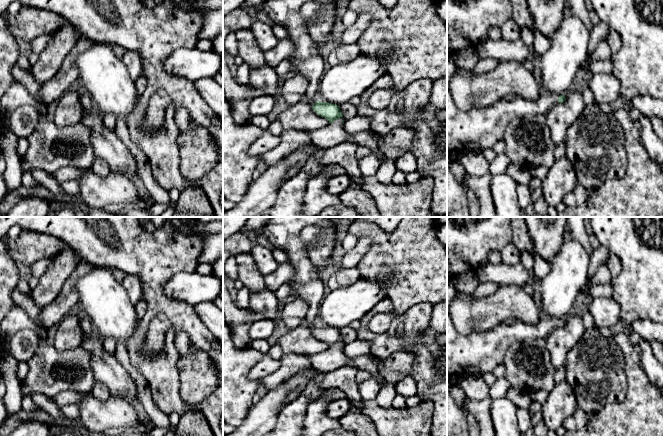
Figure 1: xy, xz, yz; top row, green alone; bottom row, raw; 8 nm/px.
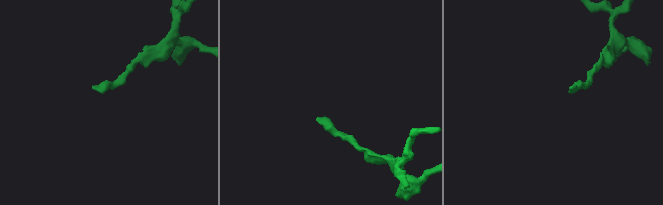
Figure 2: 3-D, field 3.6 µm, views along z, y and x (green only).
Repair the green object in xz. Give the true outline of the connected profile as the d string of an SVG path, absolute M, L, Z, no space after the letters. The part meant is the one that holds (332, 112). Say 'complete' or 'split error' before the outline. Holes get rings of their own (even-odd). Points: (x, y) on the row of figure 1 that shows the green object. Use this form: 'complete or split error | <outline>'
complete | M317 101L314 103L312 109L317 115L326 118L330 124L337 119L343 118L343 114L336 104Z

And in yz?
split error | M447 88L447 151L457 156L466 150L483 152L491 149L498 141L504 140L506 128L513 120L527 115L546 115L557 102L565 102L565 96L544 91L538 100L514 95L511 98L498 100L490 106L464 112L457 107Z

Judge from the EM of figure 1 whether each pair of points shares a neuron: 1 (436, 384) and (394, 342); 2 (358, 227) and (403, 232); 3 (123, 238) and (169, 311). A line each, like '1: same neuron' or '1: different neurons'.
1: same neuron
2: same neuron
3: same neuron

